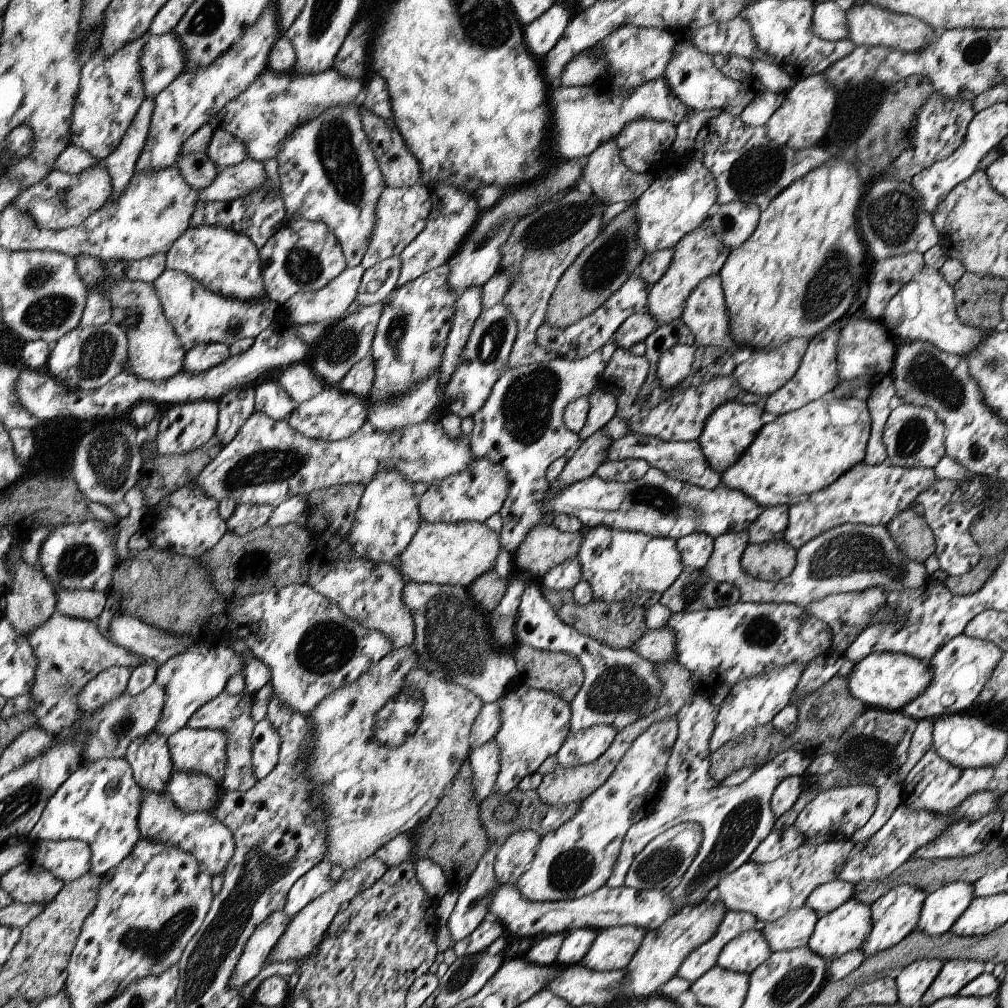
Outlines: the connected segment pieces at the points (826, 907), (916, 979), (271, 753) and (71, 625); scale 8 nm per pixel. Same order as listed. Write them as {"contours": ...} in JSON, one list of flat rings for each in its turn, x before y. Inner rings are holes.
{"contours":[[[839,879,823,883,810,894,809,898,806,898,803,907,809,907,818,919,823,918,854,897,853,886,850,882]],[[923,959,906,966,895,979,898,1003,912,1007,920,1003,930,984,938,977,944,961]],[[264,718,258,722,252,734,252,764,253,774,257,781,271,774,278,765,282,740,272,724]],[[54,612,41,626,26,636,37,655,37,680,31,696,35,698,30,711,38,717,40,728,50,734,58,734,70,727,84,712,77,706,77,695,86,684,112,666,124,666,134,670,145,663,146,658,125,647,113,644,97,631,96,622,73,618]]]}

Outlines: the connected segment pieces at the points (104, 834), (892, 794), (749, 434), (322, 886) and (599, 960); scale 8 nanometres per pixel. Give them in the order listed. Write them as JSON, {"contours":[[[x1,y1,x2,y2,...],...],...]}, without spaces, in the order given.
{"contours":[[[102,758,100,761,82,764,65,782,57,793,50,798,36,828,29,835,30,843,36,841,66,841,80,840,89,844,92,850,91,870,94,875,104,875,119,866,130,854,141,838,139,816,143,790,133,776,133,768,123,758]],[[893,773,883,785,878,785,879,788,879,802,874,814,865,826,856,830,850,840,858,844,869,840,884,824,888,823,890,816,894,810,903,803,901,798,902,783,897,782,898,774]],[[737,400,718,406,708,416,698,442,712,470,722,474,739,460,739,457,750,447,758,432,763,428,763,412,762,405,745,404,741,400]],[[323,859,292,886,283,914,288,918,296,917,310,902,329,892,340,881,343,872,340,866]],[[636,926,606,928,598,932,579,965,601,972,624,969,641,946,646,932]]]}

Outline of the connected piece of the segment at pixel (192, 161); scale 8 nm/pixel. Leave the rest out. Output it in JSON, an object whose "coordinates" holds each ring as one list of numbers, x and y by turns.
{"coordinates":[[206,152,182,154,174,166,180,172,181,178,184,178,191,188,198,191,210,186,219,174,218,168,208,159]]}

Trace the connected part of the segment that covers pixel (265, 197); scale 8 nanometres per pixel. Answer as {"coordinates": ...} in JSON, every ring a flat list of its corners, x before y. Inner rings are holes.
{"coordinates":[[268,178,260,189,229,202,220,201,216,204,197,202,195,212,189,221,190,227,218,225,226,229,247,235,250,241,258,248,263,248,266,242,273,237,277,227,286,222,288,212,285,208,284,192,274,189]]}

